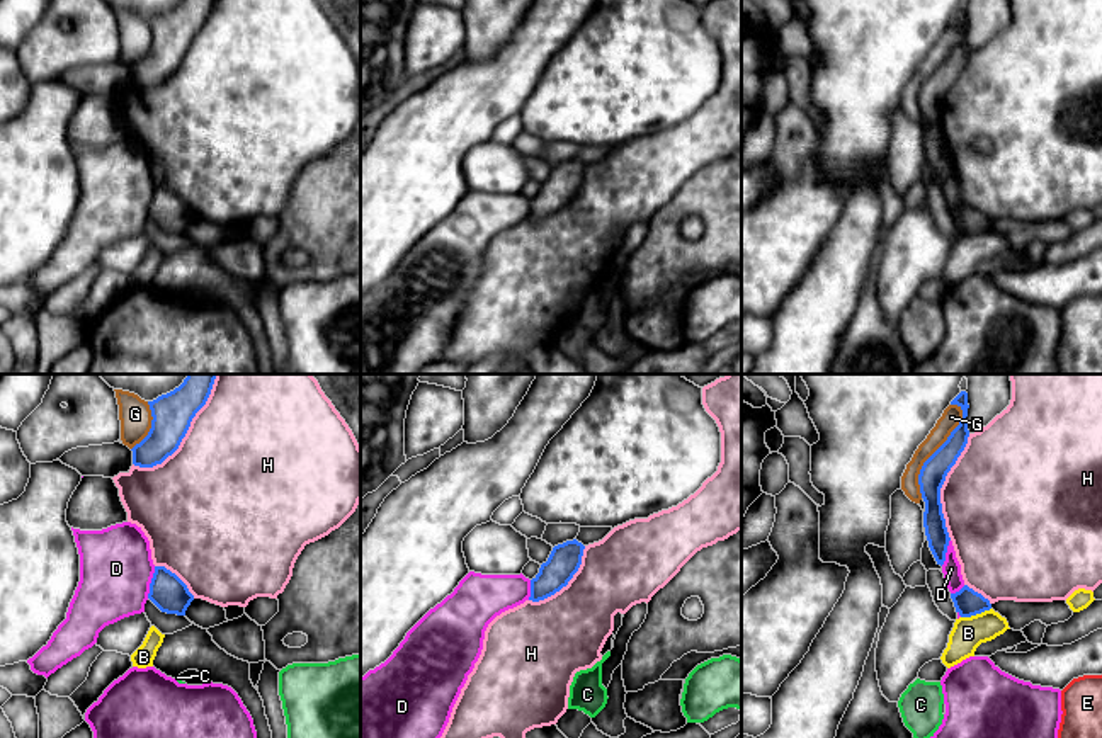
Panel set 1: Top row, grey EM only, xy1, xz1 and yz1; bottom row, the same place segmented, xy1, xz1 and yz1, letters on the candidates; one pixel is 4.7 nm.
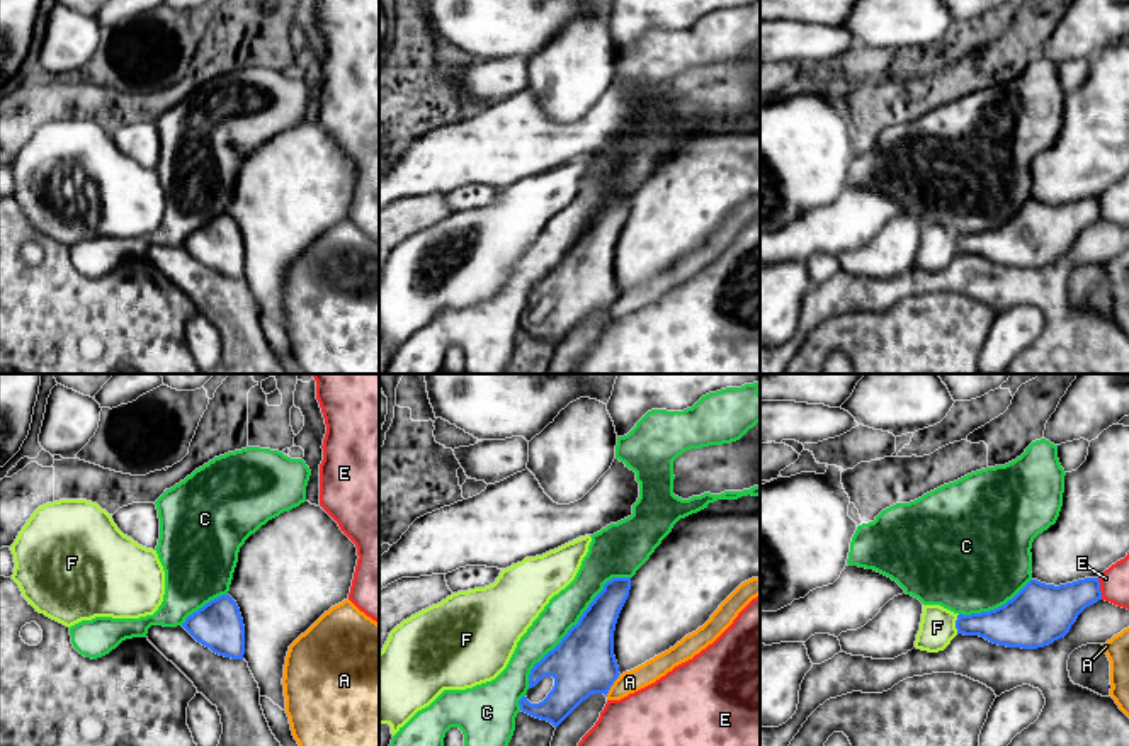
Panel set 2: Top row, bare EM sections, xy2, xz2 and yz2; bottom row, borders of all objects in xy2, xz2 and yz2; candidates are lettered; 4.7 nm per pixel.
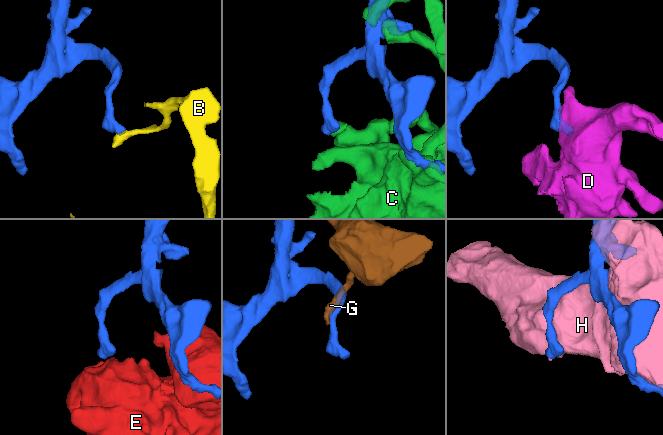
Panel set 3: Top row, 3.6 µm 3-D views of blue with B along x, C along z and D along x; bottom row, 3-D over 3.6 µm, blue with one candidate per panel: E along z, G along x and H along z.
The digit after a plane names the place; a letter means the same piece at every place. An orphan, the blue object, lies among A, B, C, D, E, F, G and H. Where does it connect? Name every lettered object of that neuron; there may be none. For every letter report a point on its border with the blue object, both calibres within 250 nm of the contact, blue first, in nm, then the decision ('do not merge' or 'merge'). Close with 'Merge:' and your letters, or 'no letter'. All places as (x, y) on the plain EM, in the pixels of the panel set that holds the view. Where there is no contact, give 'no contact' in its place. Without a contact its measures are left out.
A: xz2 (612, 303) | 300/110 nm | do not merge
B: yz1 (975, 233) | 130/160 nm | do not merge
C: xz2 (577, 243) | 300/160 nm | do not merge
D: xy1 (152, 201) | 170/340 nm | do not merge
E: yz2 (1099, 208) | 240/140 nm | do not merge
F: yz2 (956, 243) | 190/170 nm | do not merge
G: yz1 (936, 70) | 130/90 nm | do not merge
H: xy1 (184, 55) | 190/500 nm | do not merge
Merge: no letter

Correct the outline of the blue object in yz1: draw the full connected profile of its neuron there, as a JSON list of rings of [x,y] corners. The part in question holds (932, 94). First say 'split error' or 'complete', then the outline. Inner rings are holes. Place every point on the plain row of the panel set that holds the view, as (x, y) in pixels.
complete; [[[961,10],[951,24],[957,24],[963,29],[963,39],[959,44],[951,51],[947,60],[923,82],[920,94],[918,94],[918,104],[920,112],[925,121],[925,131],[923,131],[923,146],[925,155],[929,160],[929,167],[937,180],[937,184],[944,184],[946,172],[949,165],[949,151],[946,146],[946,138],[942,133],[942,122],[940,122],[940,107],[946,100],[947,92],[956,83],[957,77],[964,70],[969,56],[968,49],[968,12]]]

